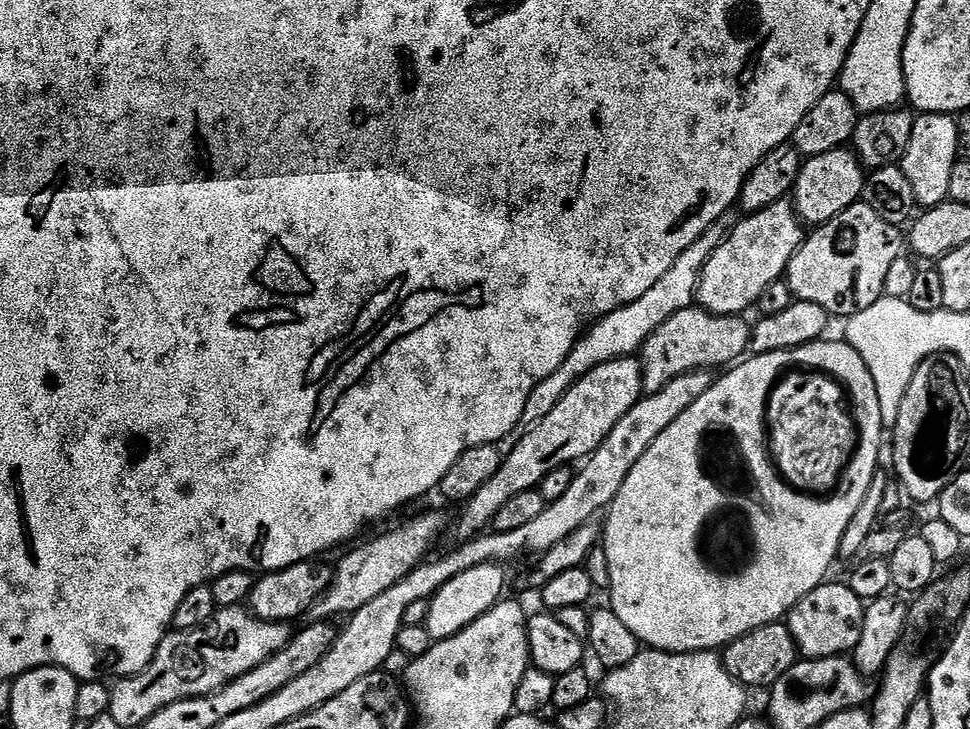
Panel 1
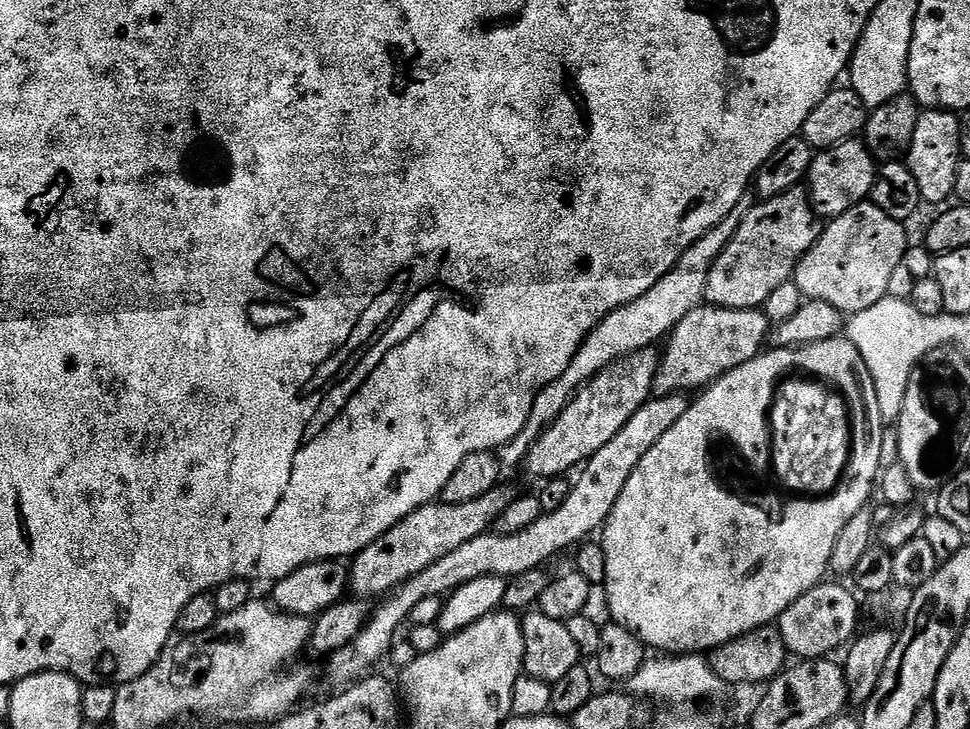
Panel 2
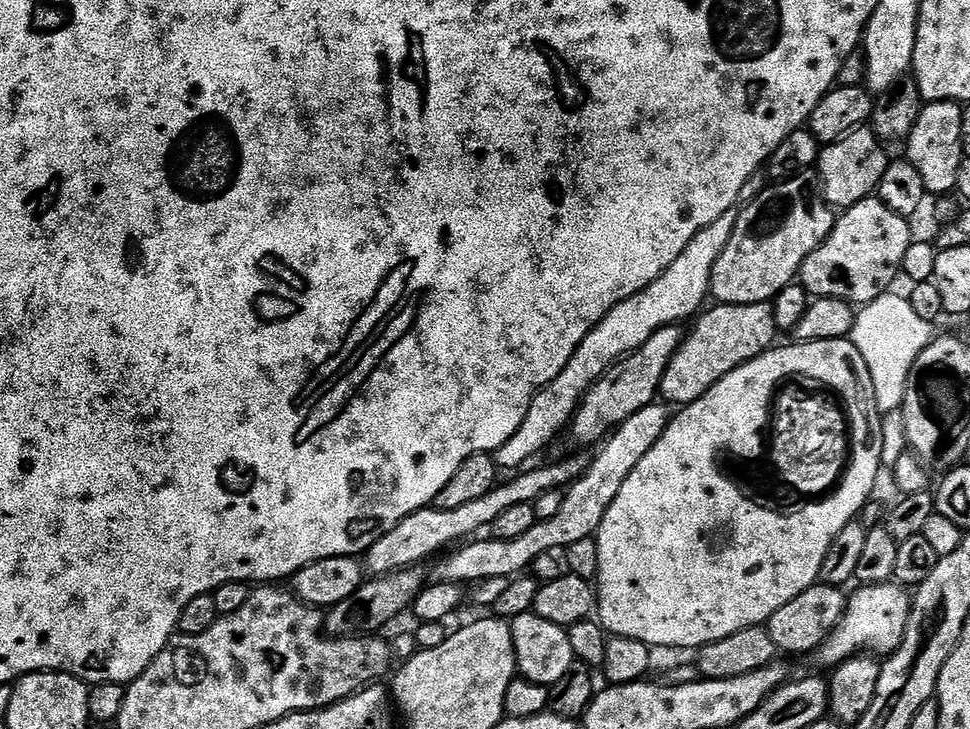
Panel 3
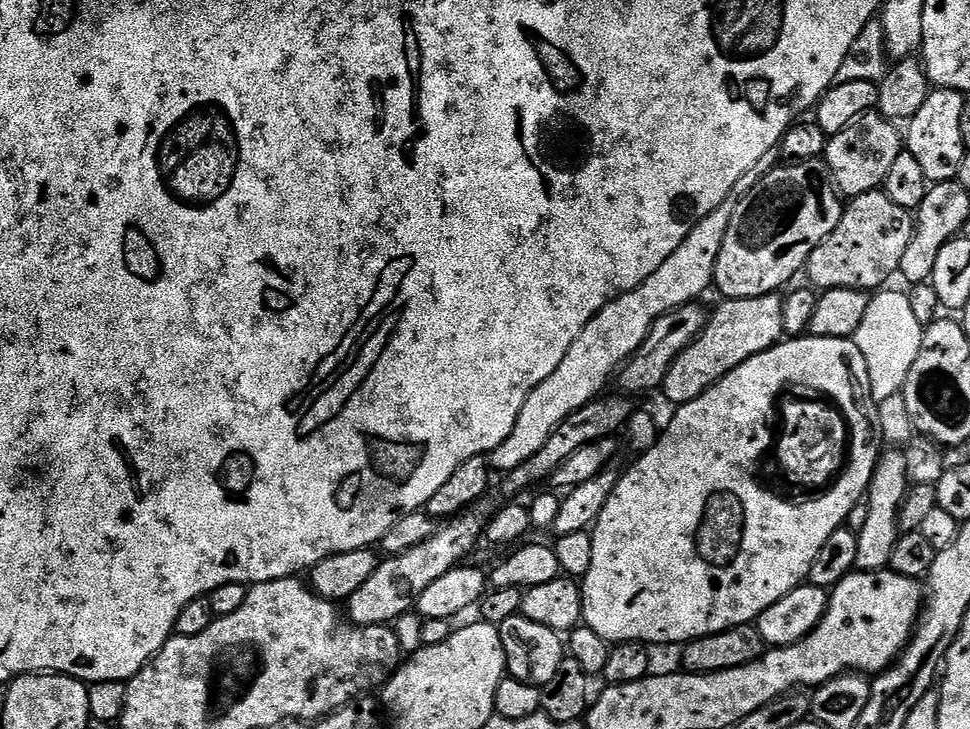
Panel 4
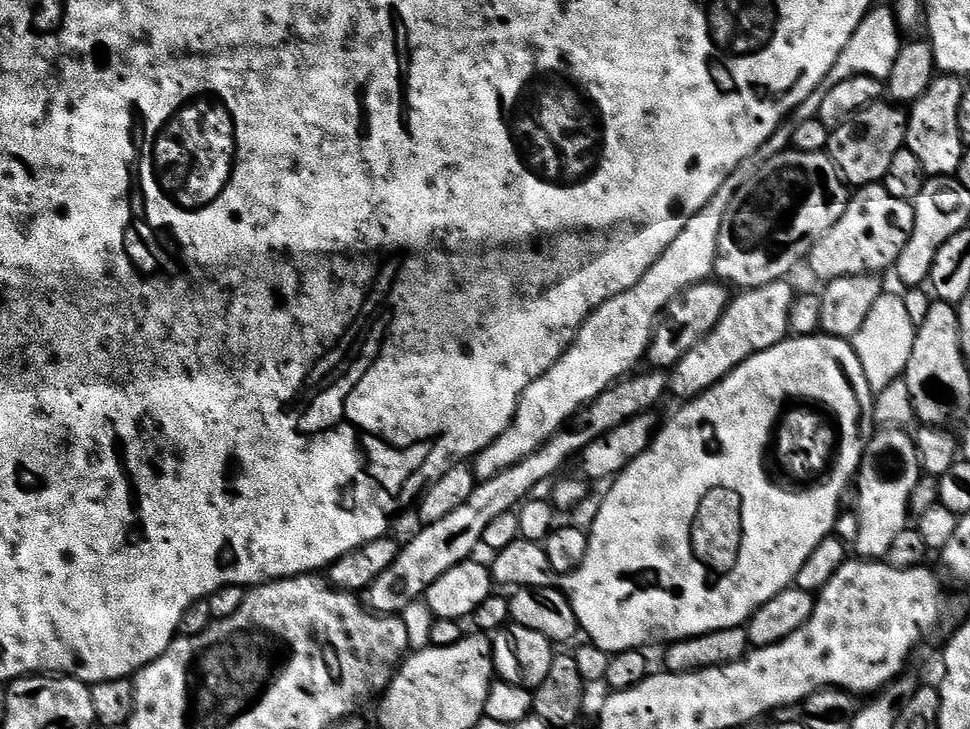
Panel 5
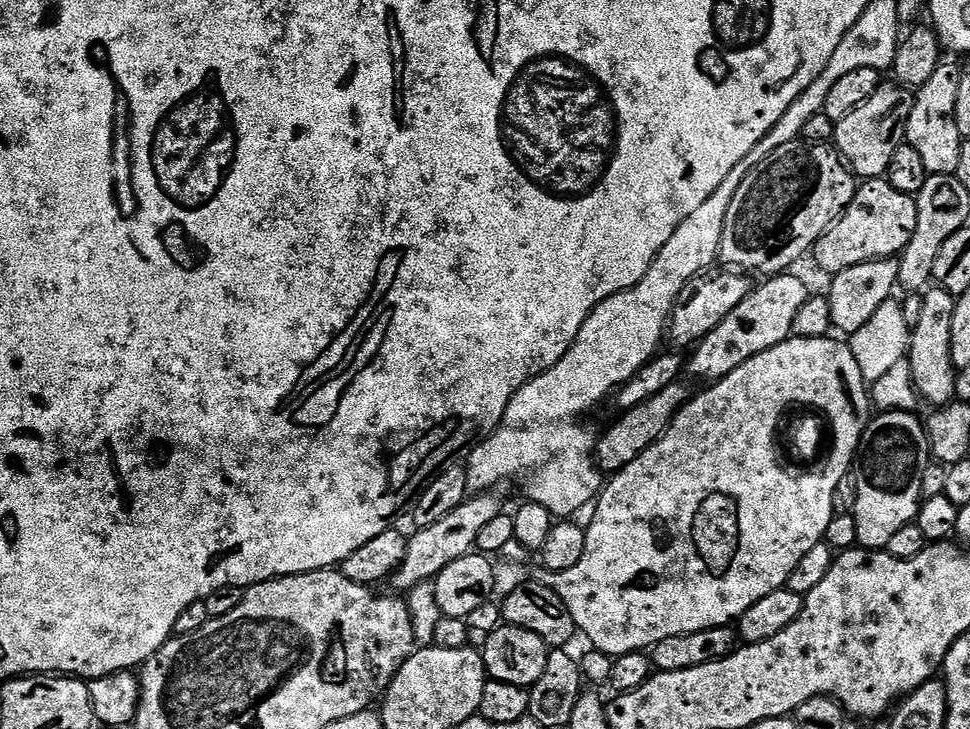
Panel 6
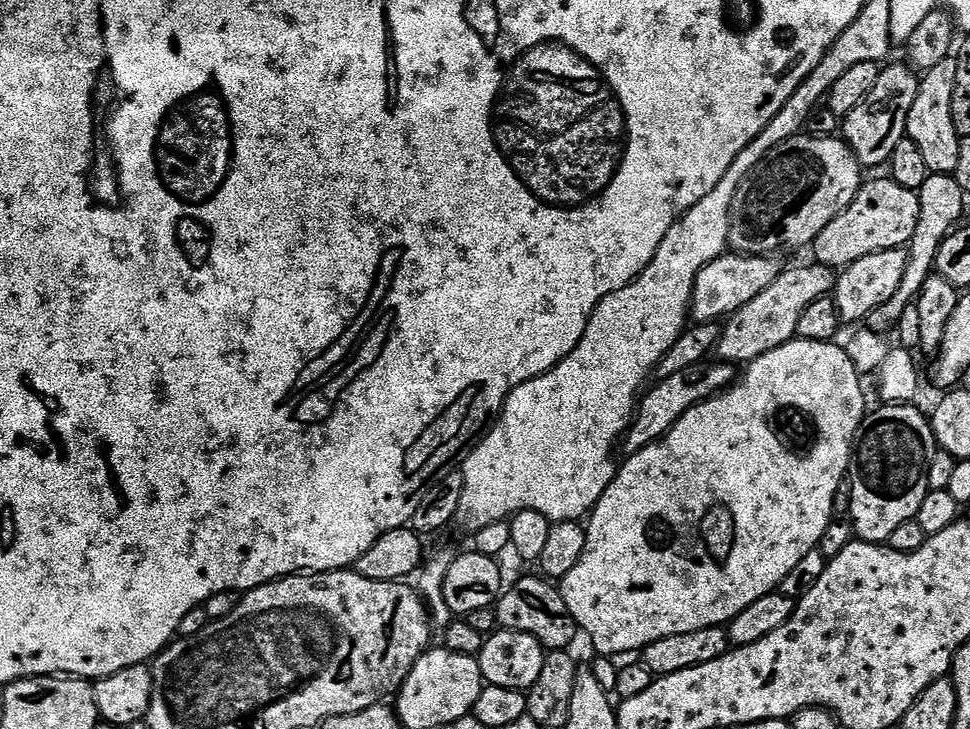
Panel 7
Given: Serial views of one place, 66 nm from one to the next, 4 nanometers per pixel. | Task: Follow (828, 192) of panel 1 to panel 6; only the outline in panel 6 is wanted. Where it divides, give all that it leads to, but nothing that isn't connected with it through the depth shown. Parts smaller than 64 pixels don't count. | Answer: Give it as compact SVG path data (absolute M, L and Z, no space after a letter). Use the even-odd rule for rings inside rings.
M884 82L878 90L874 90L874 94L870 94L870 98L866 98L866 102L862 102L862 106L858 106L858 110L836 121L834 147L861 181L887 177L890 161L894 159L894 150L905 143L904 131L915 101L913 89L895 82Z

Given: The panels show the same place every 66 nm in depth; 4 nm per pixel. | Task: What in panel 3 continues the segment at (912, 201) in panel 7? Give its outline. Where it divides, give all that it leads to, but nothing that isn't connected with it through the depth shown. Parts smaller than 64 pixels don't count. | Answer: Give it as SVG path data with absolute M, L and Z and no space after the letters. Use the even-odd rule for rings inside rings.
M879 198L859 200L837 219L832 232L802 262L799 283L813 297L829 296L853 306L863 306L885 295L888 283L904 263L906 250L914 243L905 217L890 210Z

